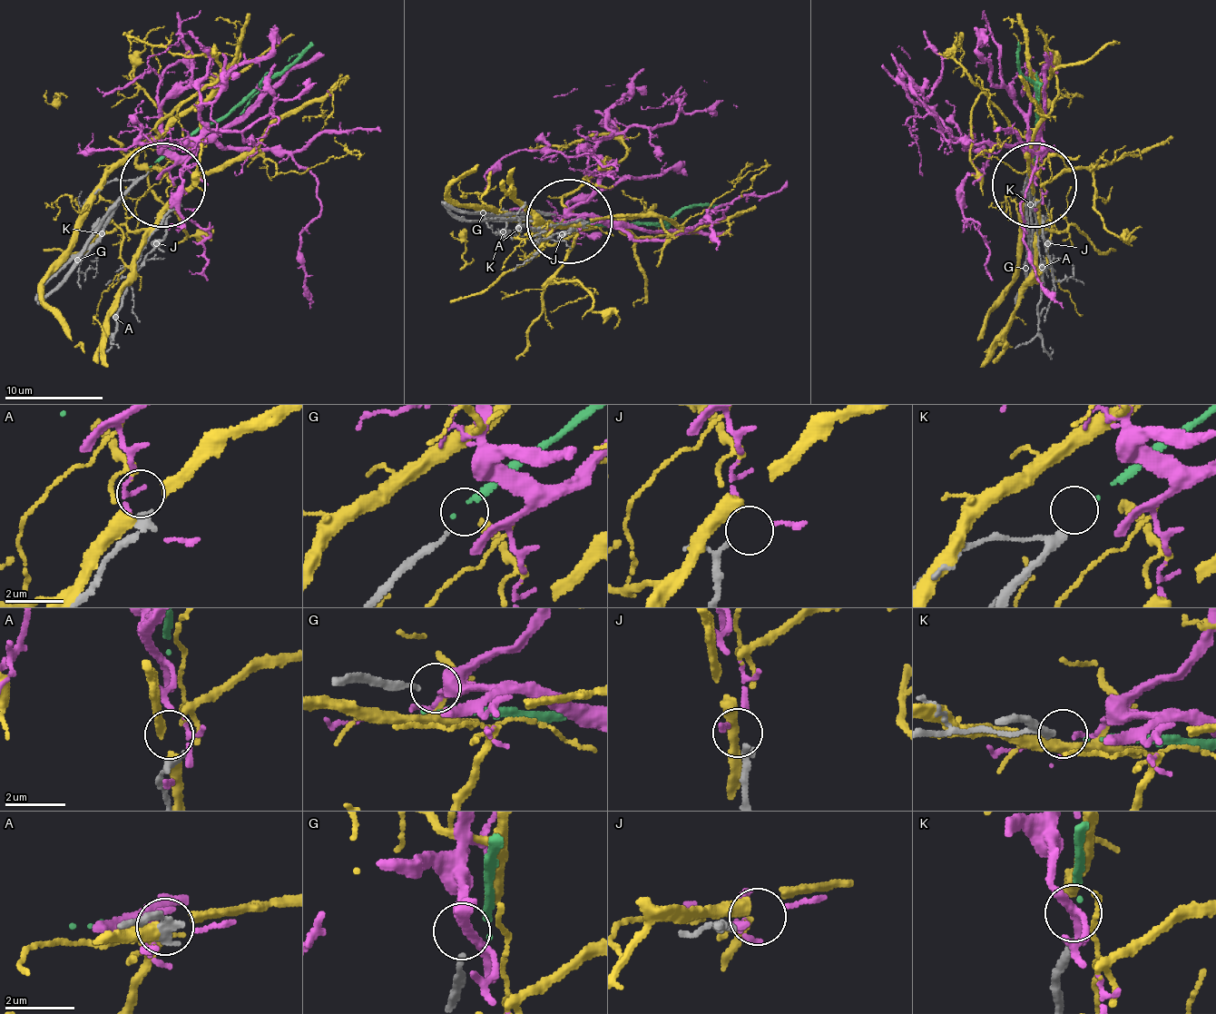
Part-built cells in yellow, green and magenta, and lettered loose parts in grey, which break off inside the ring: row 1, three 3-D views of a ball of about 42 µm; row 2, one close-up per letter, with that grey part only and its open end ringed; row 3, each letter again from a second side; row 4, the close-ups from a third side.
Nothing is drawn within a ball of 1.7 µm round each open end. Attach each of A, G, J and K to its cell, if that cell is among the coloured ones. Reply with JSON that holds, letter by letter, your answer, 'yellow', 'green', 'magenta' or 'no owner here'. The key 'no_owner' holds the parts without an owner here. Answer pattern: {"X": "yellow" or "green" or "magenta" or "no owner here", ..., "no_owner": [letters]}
{"A": "no owner here", "G": "no owner here", "J": "magenta", "K": "green", "no_owner": ["A", "G"]}

